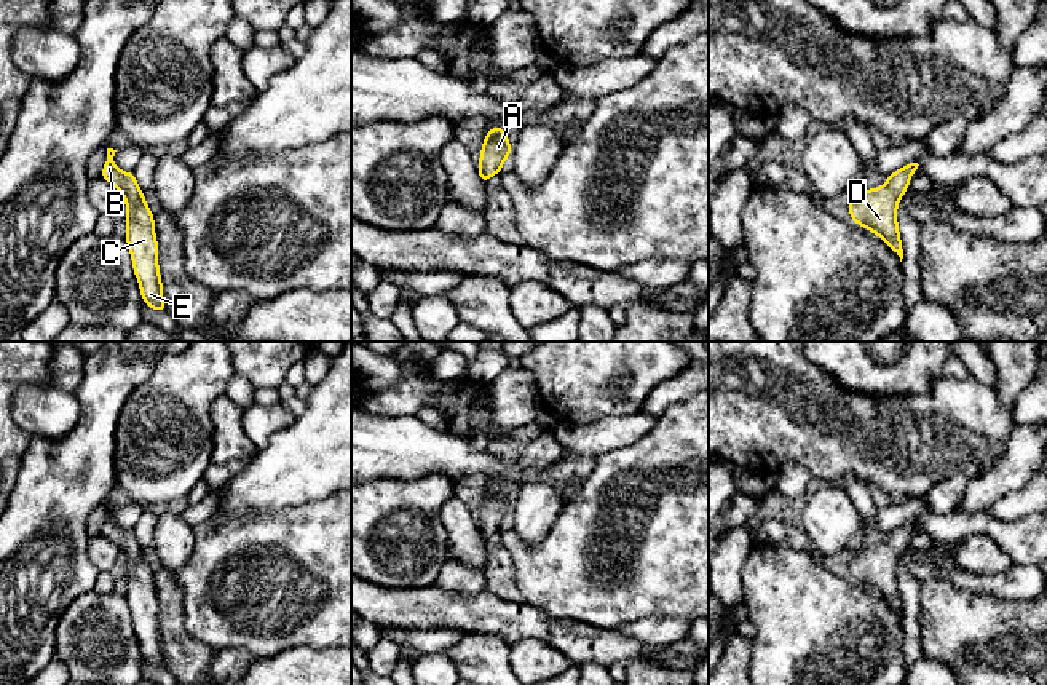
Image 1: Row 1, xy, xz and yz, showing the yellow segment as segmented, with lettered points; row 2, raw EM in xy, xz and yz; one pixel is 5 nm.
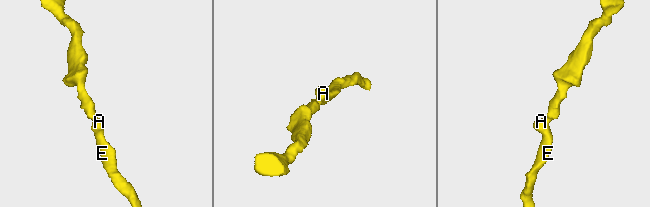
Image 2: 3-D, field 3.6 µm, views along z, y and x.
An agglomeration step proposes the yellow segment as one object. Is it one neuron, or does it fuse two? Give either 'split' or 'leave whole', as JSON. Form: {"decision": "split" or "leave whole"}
{"decision": "leave whole"}

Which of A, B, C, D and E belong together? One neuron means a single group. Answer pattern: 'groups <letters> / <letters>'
groups A B C D E

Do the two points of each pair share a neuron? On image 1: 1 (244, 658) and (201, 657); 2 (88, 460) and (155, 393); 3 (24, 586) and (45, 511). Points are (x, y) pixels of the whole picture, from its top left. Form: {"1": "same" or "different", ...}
{"1": "different", "2": "different", "3": "same"}

